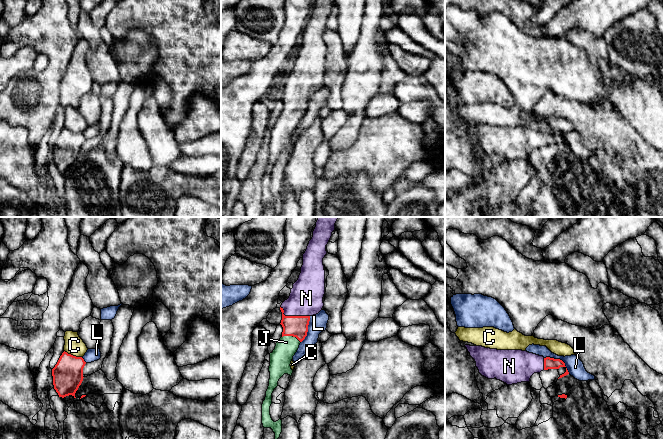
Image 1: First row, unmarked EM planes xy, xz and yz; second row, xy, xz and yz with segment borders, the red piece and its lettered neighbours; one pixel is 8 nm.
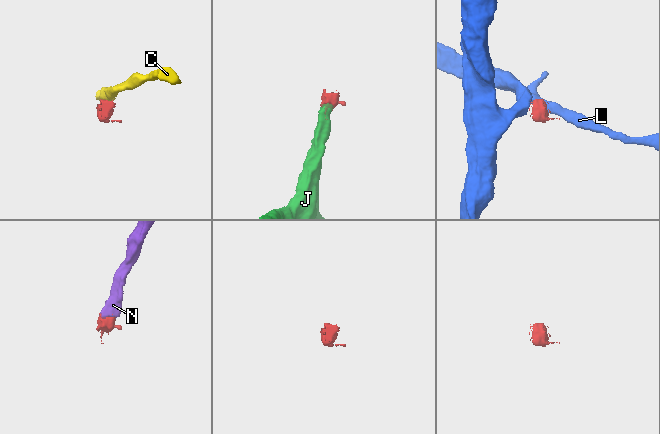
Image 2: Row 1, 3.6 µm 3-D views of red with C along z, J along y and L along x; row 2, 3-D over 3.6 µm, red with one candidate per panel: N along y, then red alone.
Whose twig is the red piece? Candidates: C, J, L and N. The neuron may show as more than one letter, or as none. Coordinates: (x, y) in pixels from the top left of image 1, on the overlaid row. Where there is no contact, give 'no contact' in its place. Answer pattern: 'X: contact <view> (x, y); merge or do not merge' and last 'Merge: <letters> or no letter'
C: contact xy (72, 355); do not merge
J: contact xz (291, 335); merge
L: contact yz (559, 359); do not merge
N: contact xz (293, 316); merge
Merge: J, N

